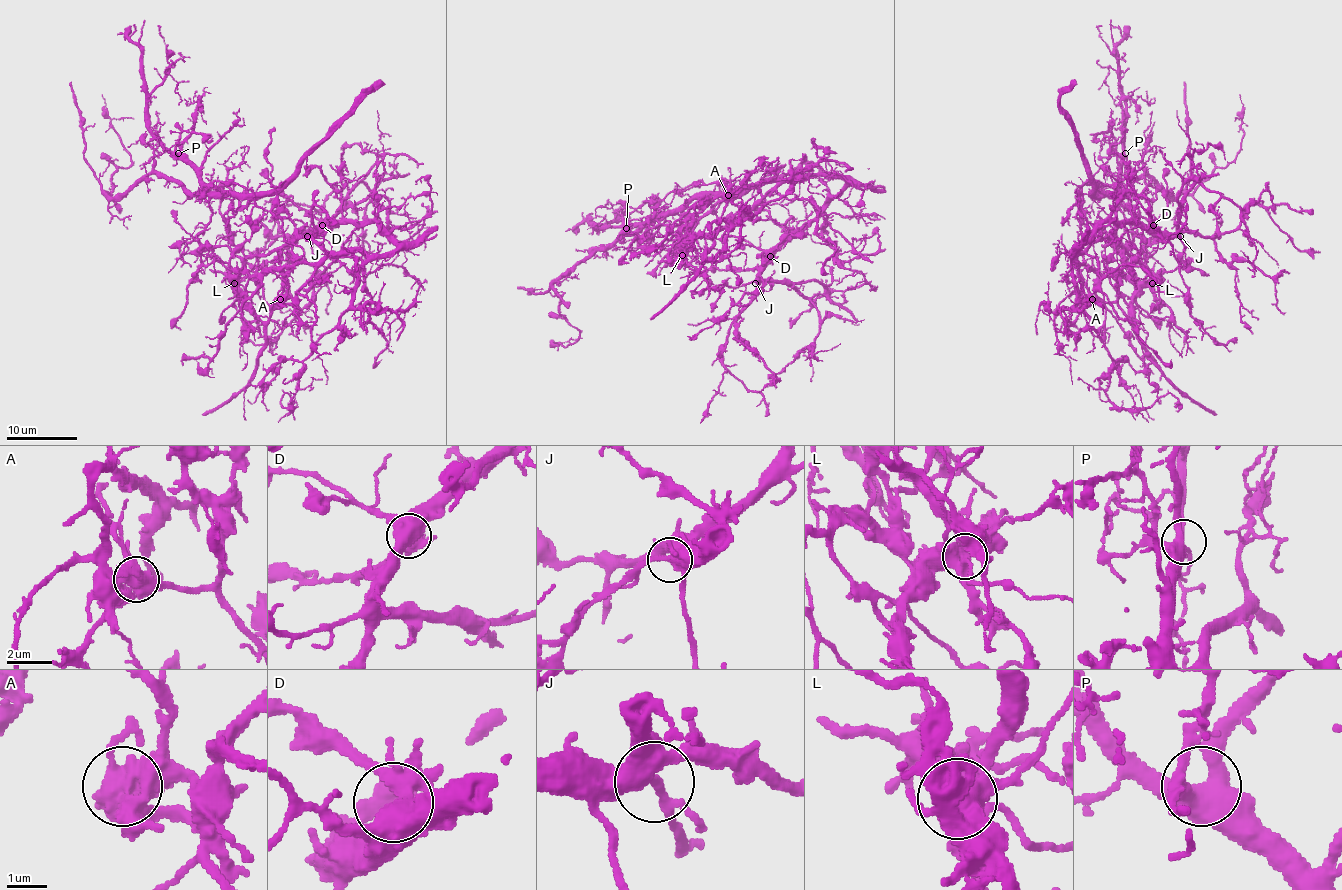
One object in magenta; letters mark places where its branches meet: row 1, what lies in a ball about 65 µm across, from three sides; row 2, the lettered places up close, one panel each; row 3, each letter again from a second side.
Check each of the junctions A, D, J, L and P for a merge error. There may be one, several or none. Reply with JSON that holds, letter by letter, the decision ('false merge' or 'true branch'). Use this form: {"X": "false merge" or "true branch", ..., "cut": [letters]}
{"A": "false merge", "D": "true branch", "J": "true branch", "L": "false merge", "P": "true branch", "cut": ["A", "L"]}

